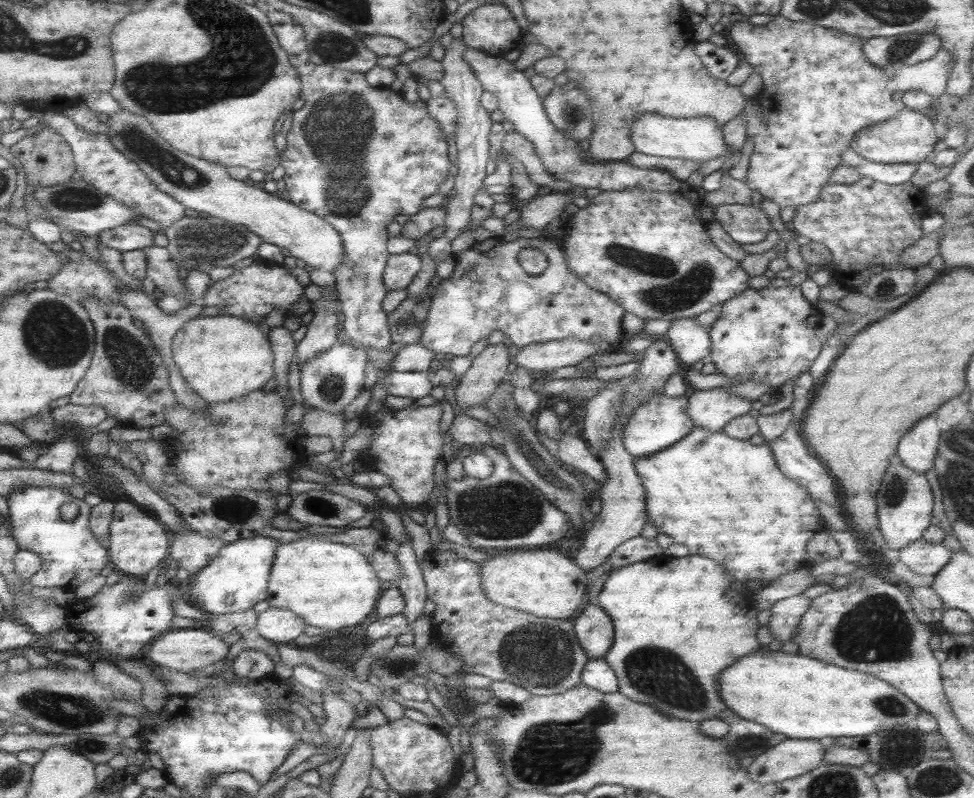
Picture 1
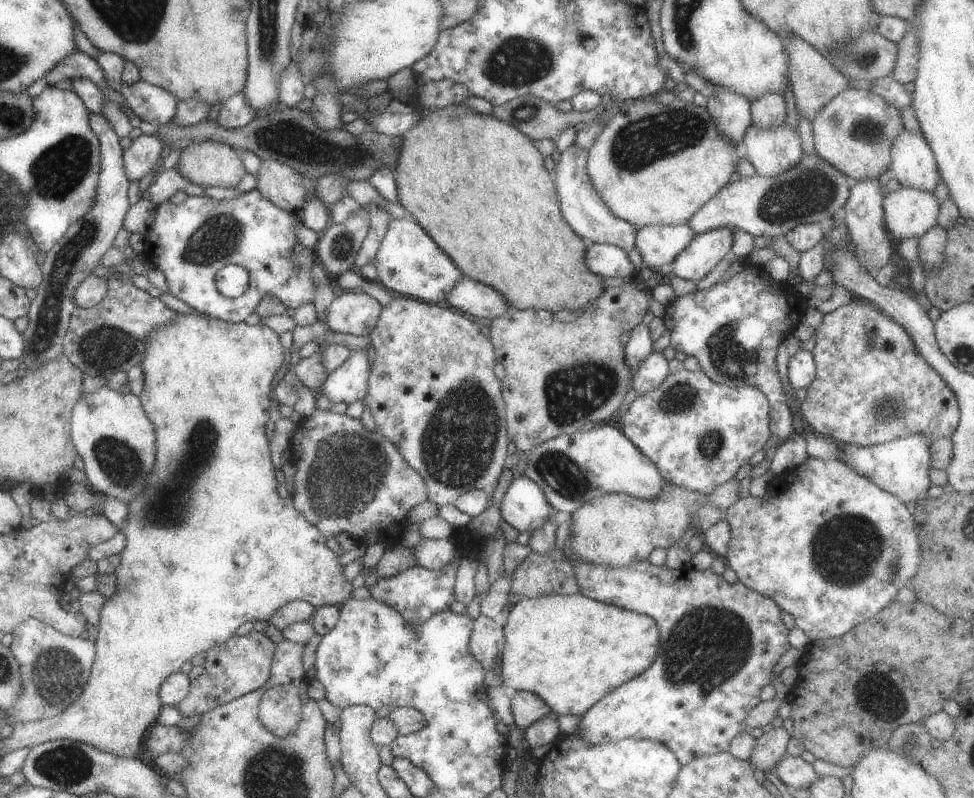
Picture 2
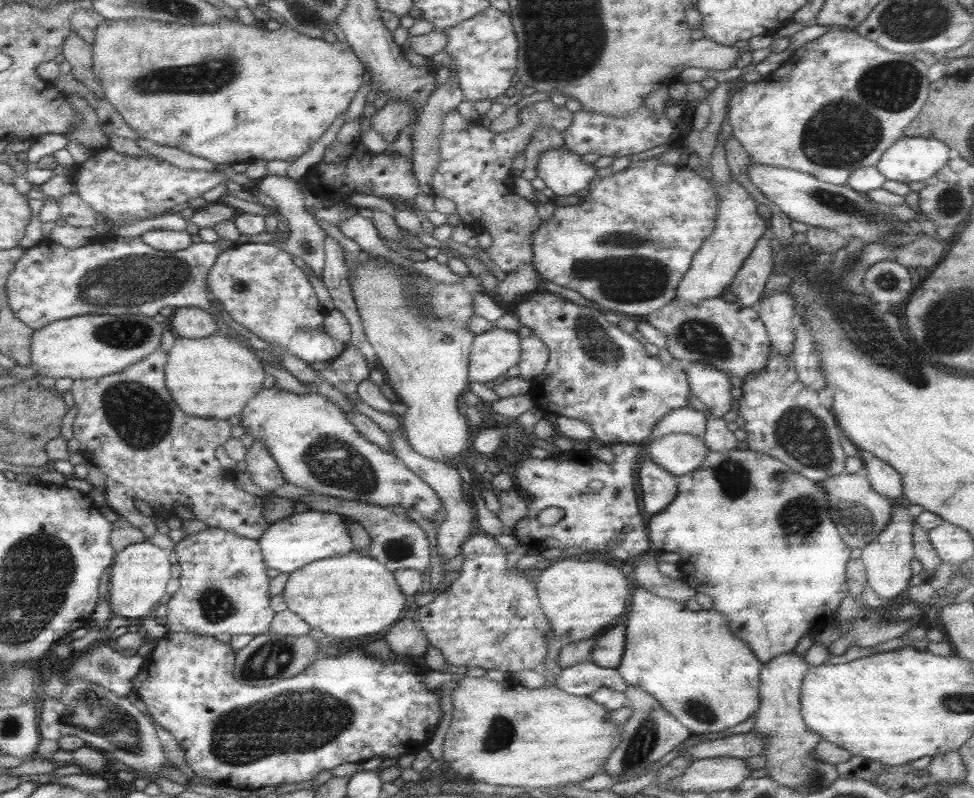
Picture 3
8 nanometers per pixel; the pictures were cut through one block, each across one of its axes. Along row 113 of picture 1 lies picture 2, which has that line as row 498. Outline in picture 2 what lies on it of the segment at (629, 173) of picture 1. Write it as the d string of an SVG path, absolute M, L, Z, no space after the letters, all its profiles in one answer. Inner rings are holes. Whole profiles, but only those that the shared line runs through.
M517 475L499 500L499 515L502 523L509 524L519 533L531 532L542 526L556 512L549 505L537 484L524 475Z

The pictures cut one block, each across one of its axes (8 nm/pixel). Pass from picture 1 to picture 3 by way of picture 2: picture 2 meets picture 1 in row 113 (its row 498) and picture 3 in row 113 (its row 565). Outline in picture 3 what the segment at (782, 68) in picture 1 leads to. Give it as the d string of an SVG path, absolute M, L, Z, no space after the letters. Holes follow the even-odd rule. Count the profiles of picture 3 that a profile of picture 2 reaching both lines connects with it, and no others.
M829 29L816 40L807 42L803 44L803 47L793 50L793 54L789 56L787 62L784 61L776 70L762 76L757 82L743 83L740 87L733 88L726 103L726 118L729 119L728 124L731 126L732 137L743 147L751 162L801 172L831 185L844 185L851 172L875 165L883 151L903 136L903 128L921 111L927 99L927 84L930 84L926 80L926 70L927 67L919 60L915 60L912 55L897 55L886 52L871 40L866 40L866 37L858 36L850 30Z

